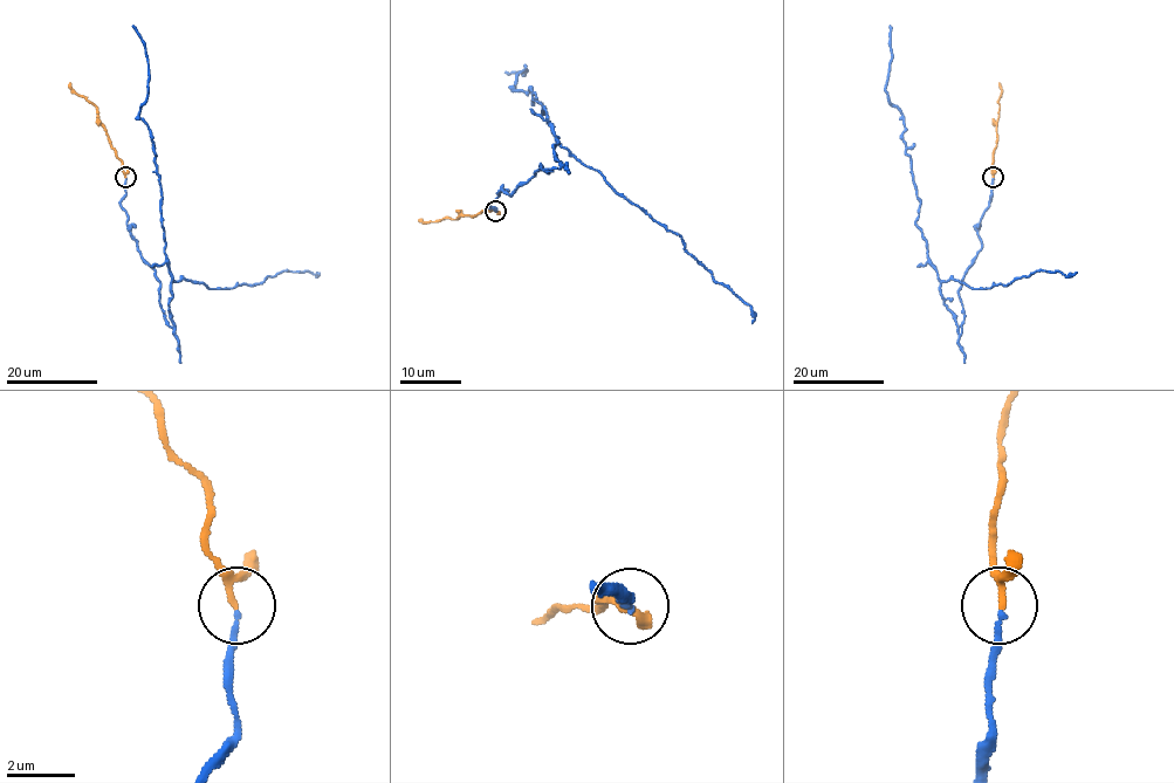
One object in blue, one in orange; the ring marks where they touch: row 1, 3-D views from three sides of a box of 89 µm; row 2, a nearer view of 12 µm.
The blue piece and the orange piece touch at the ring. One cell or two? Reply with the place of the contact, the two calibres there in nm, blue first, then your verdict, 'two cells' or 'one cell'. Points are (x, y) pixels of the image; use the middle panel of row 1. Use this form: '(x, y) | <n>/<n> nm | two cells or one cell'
(495, 211) | 160/160 nm | one cell

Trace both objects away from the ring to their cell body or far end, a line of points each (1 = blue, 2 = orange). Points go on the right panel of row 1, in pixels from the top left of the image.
1: (993, 177), (981, 251), (959, 295), (960, 334), (915, 222), (905, 126), (884, 89), (890, 25)
2: (993, 177), (1000, 83)

